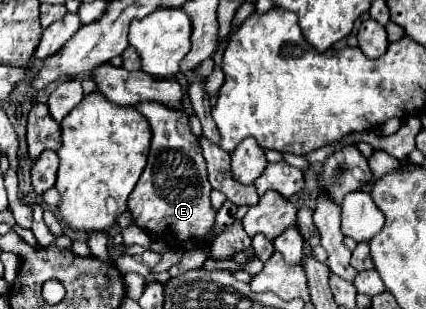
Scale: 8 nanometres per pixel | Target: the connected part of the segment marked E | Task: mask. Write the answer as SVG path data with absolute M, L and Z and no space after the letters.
M141 102L137 110L149 120L153 140L147 166L127 204L133 222L147 232L153 242L181 250L203 250L207 258L211 258L215 210L209 200L211 184L207 182L199 138L191 134L185 112L171 110L159 102Z

